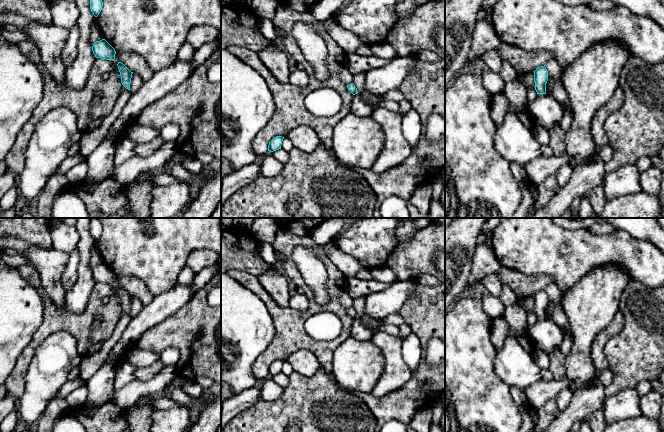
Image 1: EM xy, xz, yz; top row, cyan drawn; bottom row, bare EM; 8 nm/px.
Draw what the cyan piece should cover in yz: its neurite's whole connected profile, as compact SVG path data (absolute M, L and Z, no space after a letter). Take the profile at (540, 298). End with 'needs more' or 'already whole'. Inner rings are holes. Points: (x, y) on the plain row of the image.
M544 290L538 291L534 295L535 314L537 318L546 318L546 307L548 305L548 295Z | already whole

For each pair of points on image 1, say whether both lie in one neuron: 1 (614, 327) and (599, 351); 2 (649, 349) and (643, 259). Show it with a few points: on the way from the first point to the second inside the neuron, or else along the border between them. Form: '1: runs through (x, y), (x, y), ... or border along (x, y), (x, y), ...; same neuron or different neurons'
1: runs through (608, 333), (599, 342), (599, 345); same neuron
2: border along (630, 279), (635, 279), (653, 288); different neurons

